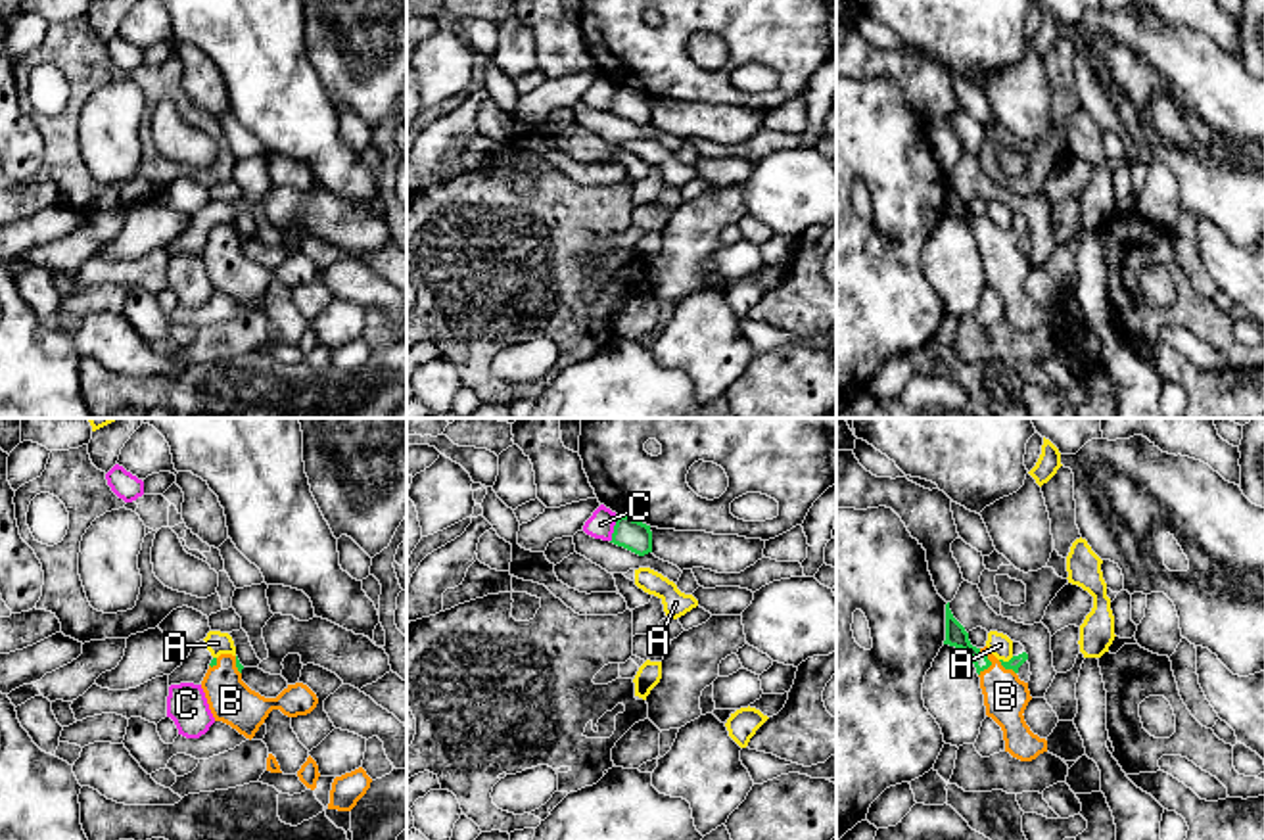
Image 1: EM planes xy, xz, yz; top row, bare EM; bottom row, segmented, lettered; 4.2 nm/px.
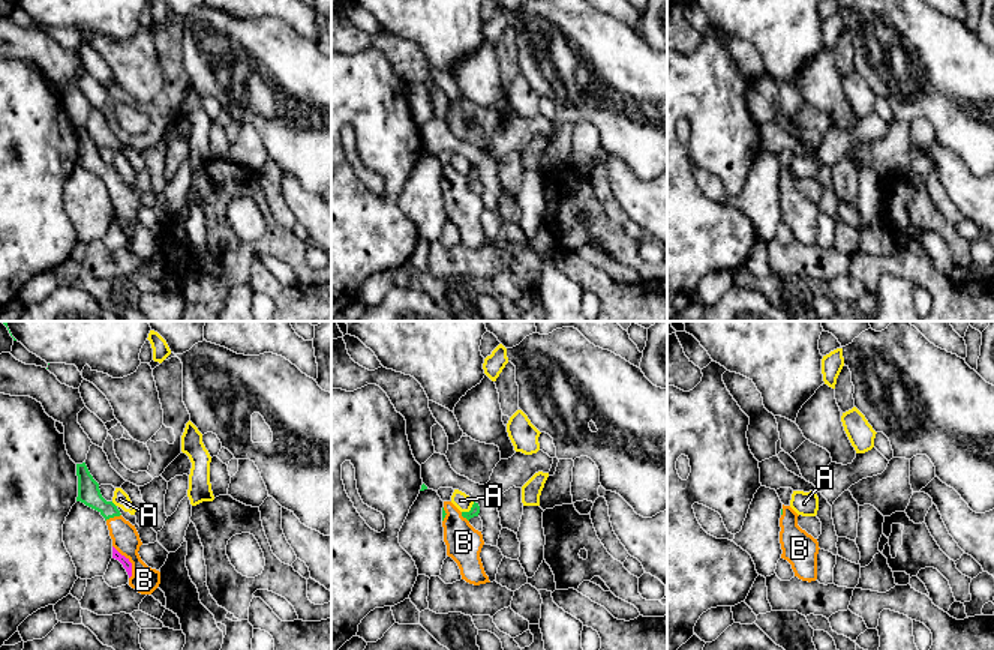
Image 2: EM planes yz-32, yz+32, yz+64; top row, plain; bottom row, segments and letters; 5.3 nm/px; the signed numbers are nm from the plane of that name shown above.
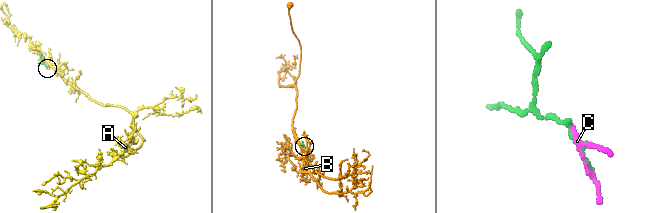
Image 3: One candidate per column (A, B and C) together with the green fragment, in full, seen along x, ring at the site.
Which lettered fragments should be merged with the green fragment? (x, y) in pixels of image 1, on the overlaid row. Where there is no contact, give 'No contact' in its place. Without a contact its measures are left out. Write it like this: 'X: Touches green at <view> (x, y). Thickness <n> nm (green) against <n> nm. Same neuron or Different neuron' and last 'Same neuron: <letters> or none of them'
A: Touches green at yz (1006, 662). Thickness 60 nm (green) against 100 nm. Different neuron
B: Touches green at yz (990, 662). Thickness 90 nm (green) against 190 nm. Same neuron
C: Touches green at xz (614, 530). Thickness 130 nm (green) against 110 nm. Different neuron
Same neuron: B

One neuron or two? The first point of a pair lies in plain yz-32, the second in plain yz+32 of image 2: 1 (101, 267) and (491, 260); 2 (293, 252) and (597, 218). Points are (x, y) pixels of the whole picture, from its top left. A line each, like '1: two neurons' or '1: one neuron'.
1: one neuron
2: one neuron

